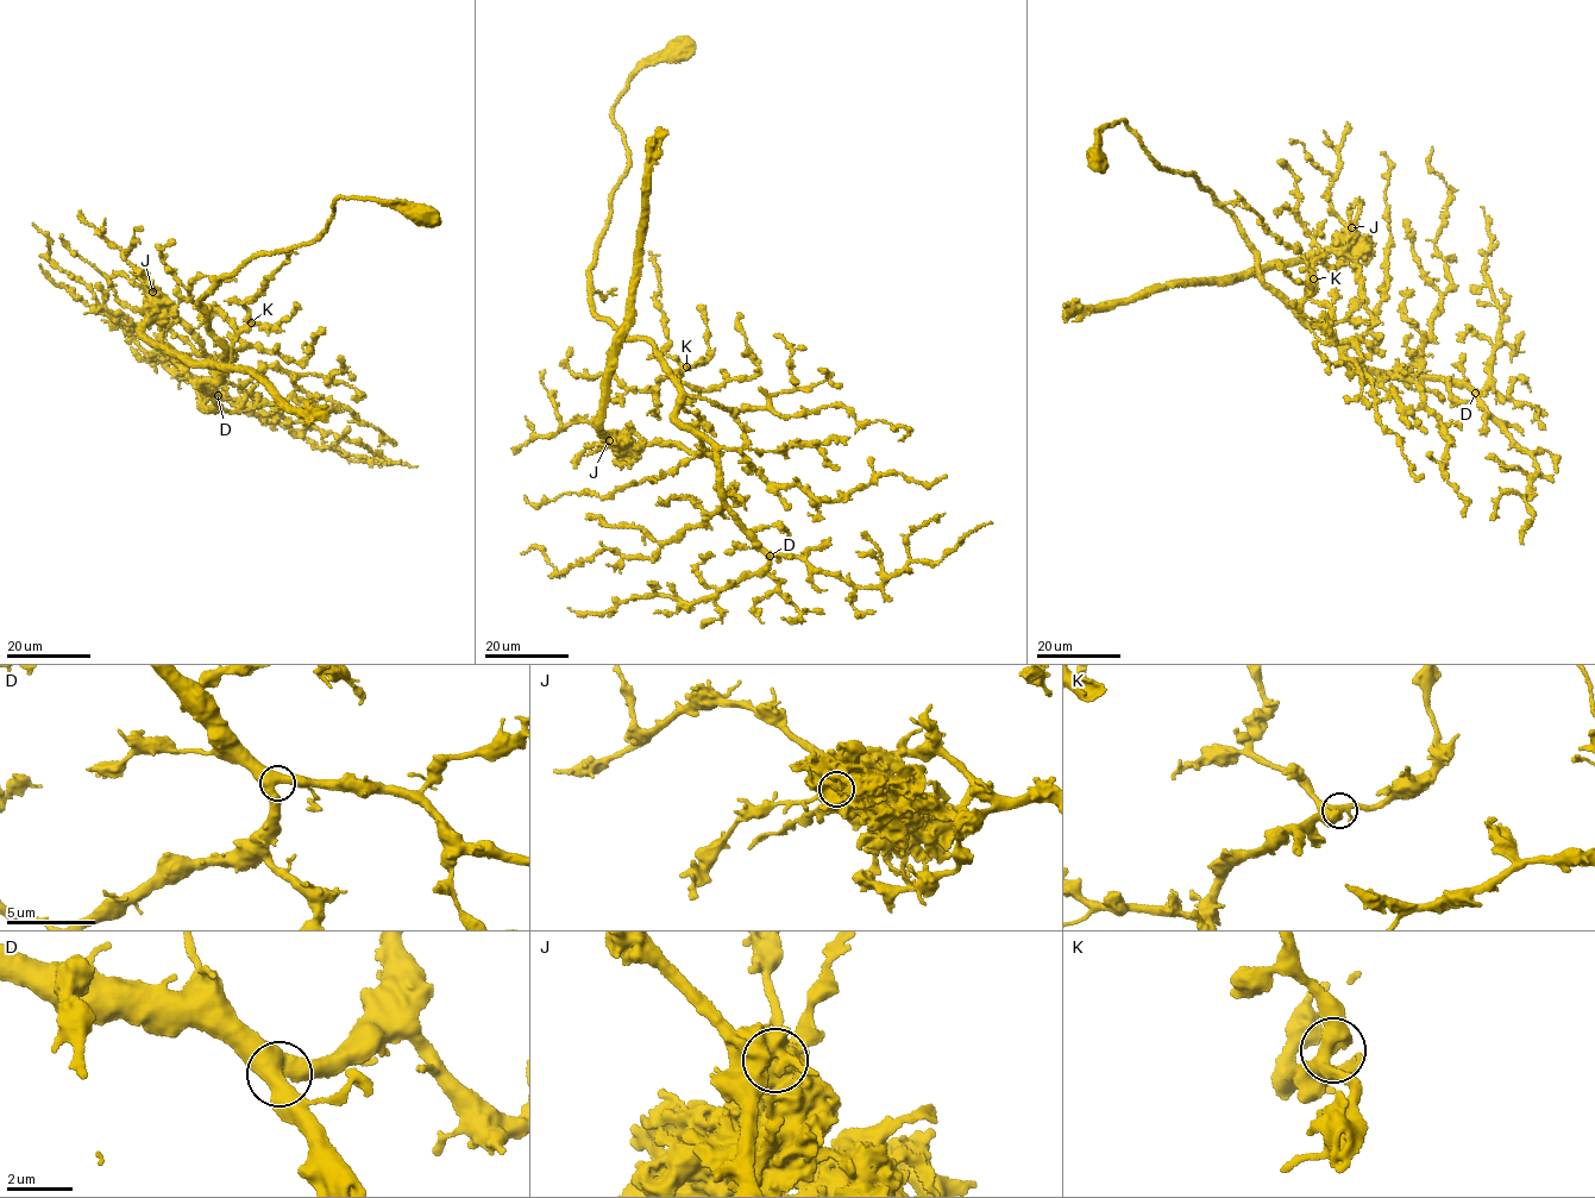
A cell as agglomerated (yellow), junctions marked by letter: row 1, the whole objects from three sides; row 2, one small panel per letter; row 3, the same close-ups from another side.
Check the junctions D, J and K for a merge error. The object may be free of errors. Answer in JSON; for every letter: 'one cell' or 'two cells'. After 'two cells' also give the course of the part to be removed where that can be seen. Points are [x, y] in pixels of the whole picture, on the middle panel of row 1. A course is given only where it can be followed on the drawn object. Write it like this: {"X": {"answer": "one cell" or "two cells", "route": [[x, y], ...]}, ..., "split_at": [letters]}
{"D": {"answer": "one cell"}, "J": {"answer": "two cells", "route": [[609, 440], [602, 427], [603, 377], [615, 336], [625, 324], [645, 209], [648, 149], [660, 126]]}, "K": {"answer": "one cell"}, "split_at": ["J"]}

